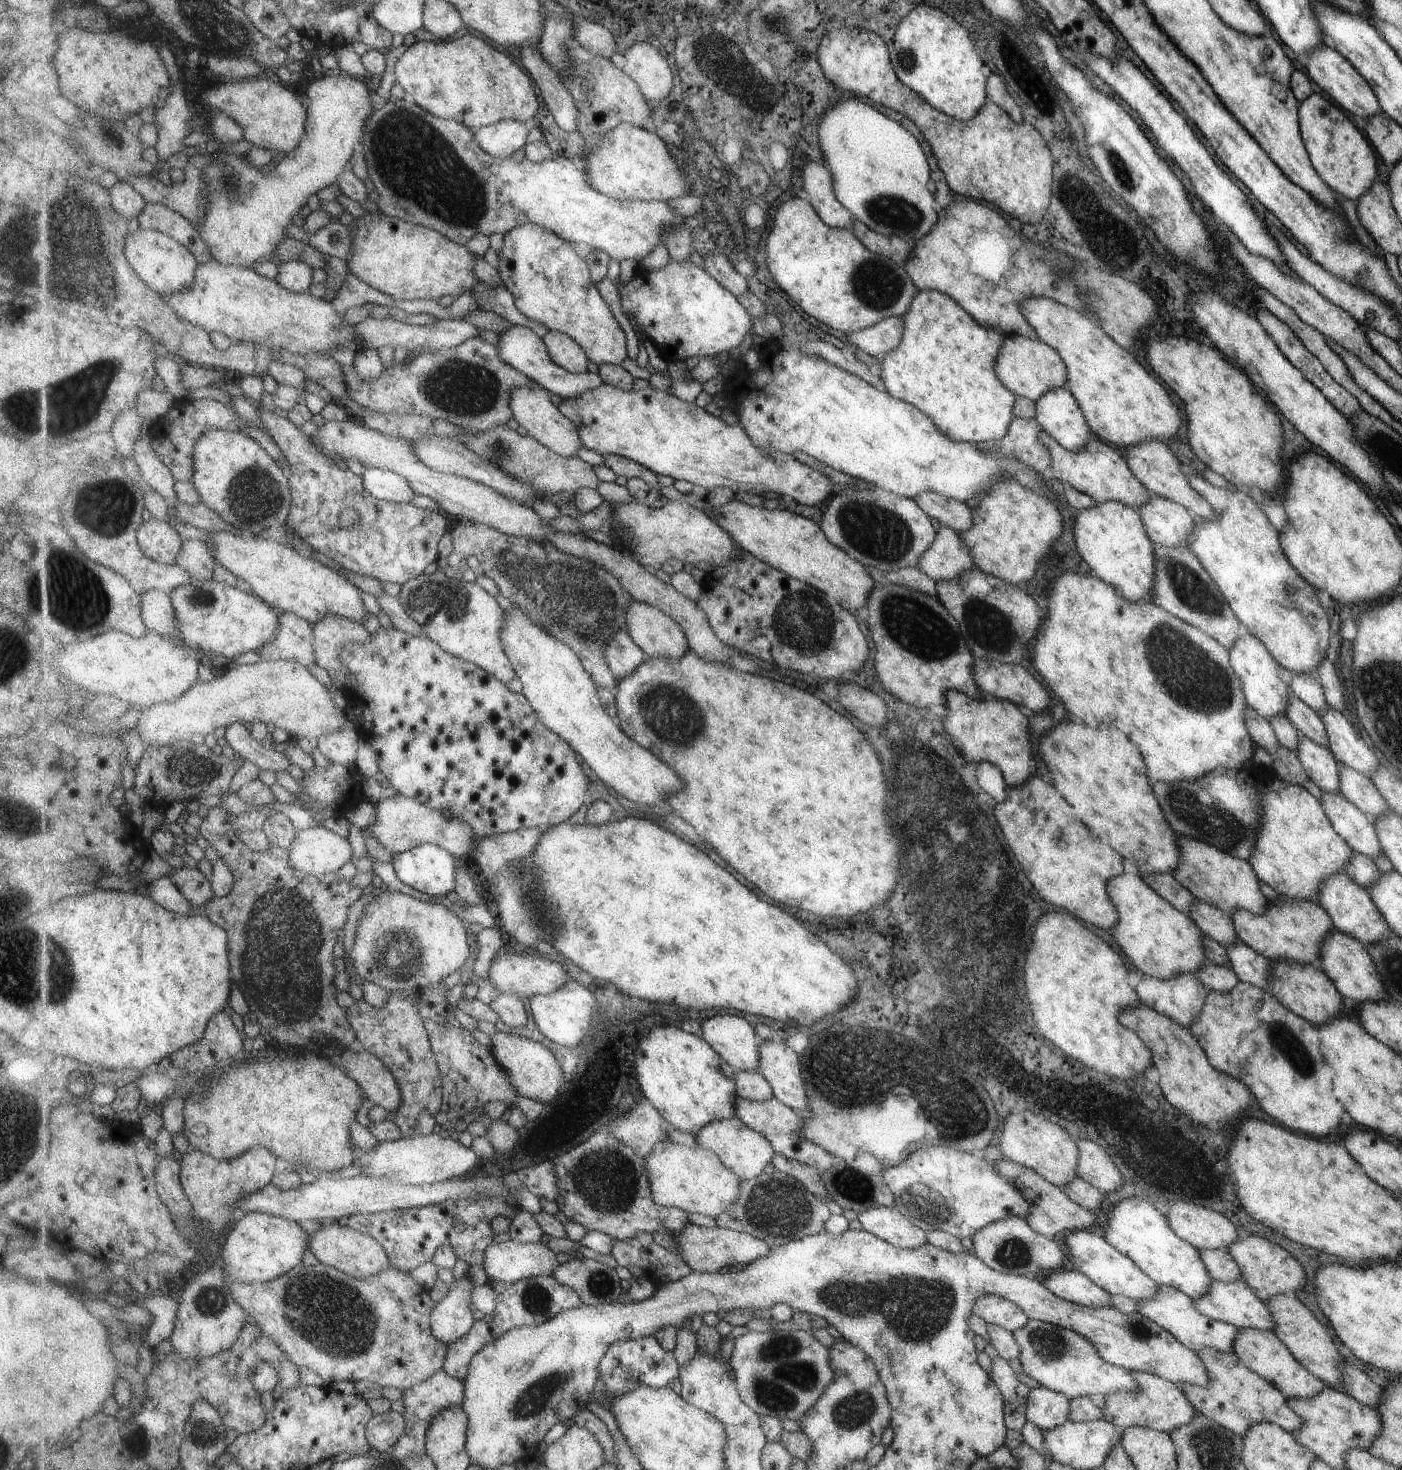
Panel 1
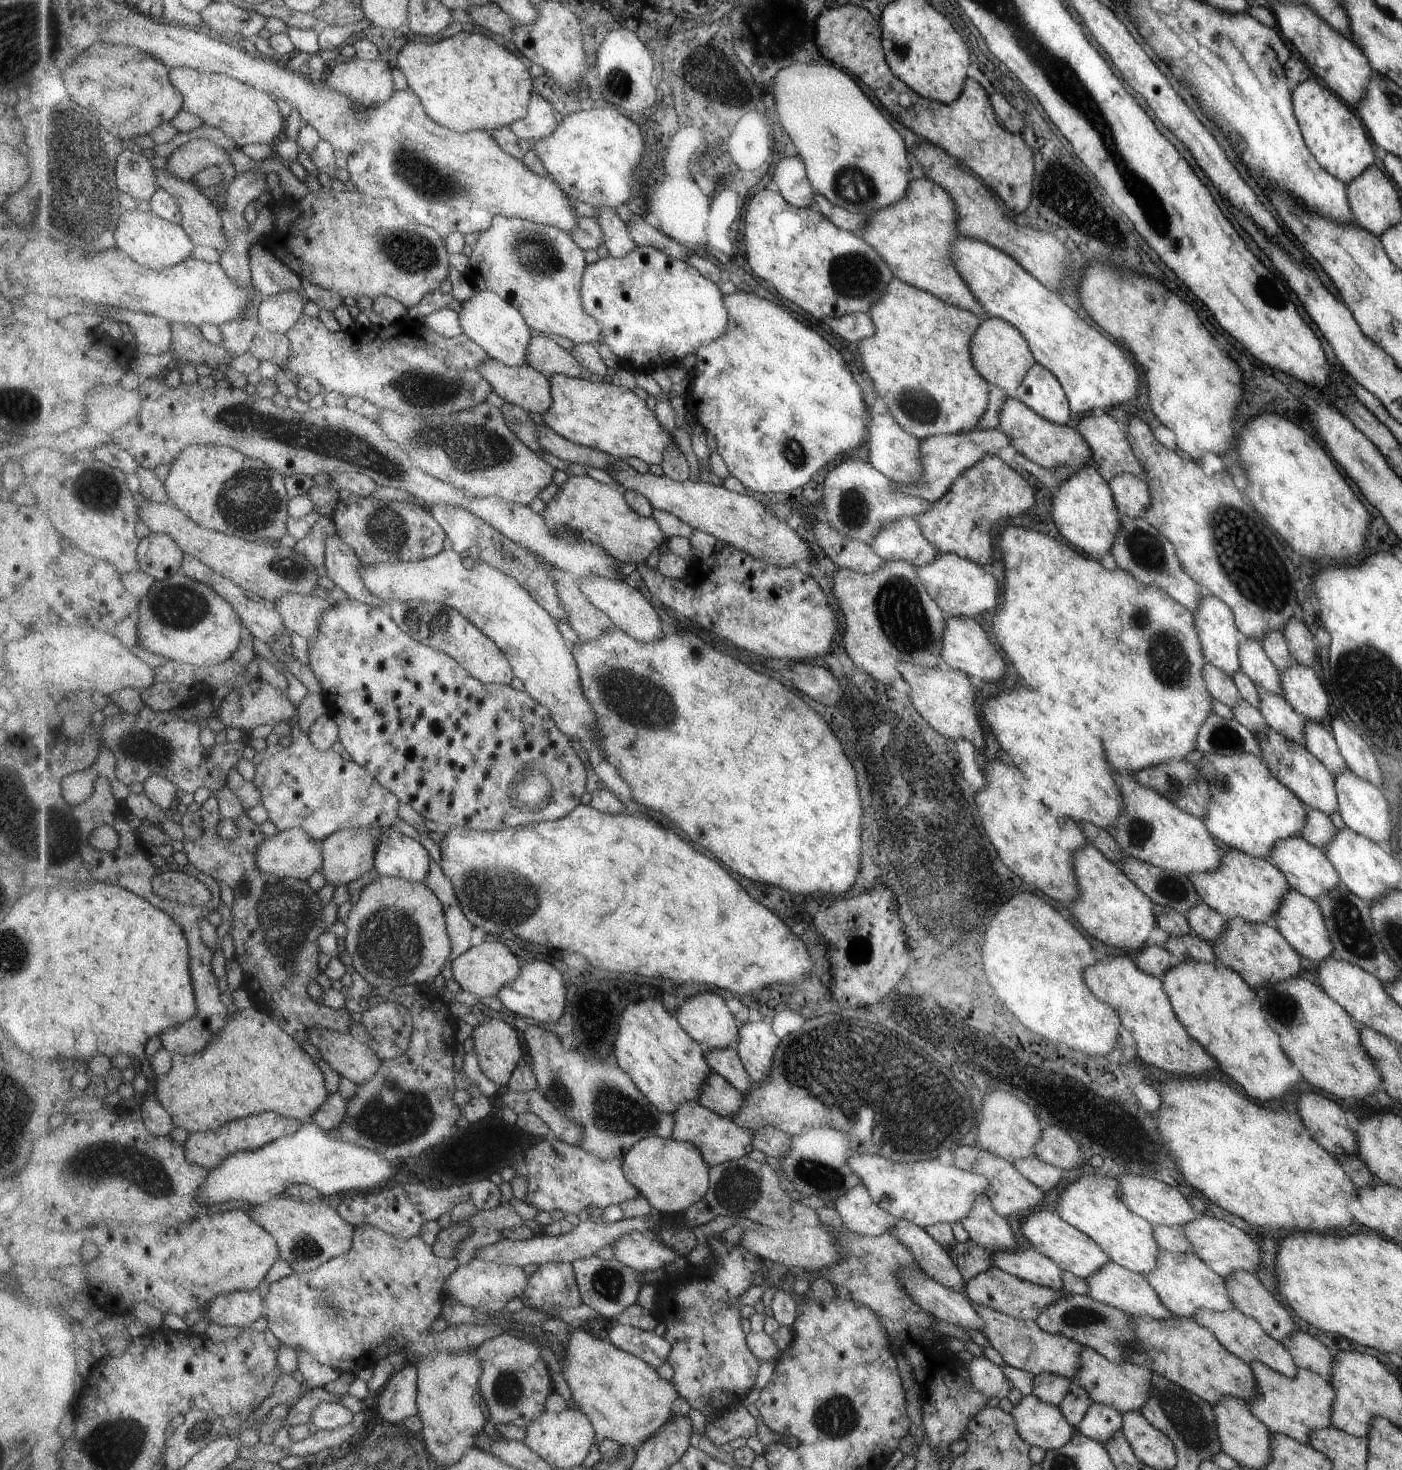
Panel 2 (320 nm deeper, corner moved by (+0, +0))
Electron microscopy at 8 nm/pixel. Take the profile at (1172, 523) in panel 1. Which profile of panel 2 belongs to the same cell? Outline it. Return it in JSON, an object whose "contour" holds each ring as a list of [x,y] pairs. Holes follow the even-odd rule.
{"contour":[[[1119,473],[1113,475],[1108,484],[1121,516],[1142,516],[1142,512],[1150,504],[1149,488],[1144,479],[1129,473]]]}

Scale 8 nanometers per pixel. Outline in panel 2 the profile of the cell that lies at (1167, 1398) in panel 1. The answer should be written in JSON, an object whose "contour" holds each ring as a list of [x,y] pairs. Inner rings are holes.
{"contour":[[[1086,1346],[1079,1351],[1080,1363],[1076,1373],[1072,1376],[1073,1382],[1090,1396],[1092,1401],[1099,1401],[1115,1407],[1121,1414],[1127,1411],[1139,1411],[1150,1389],[1150,1373],[1145,1367],[1128,1363],[1127,1361],[1108,1361],[1106,1357]]]}

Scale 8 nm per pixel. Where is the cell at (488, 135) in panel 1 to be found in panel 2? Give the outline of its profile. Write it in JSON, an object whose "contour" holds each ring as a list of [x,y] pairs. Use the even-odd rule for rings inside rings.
{"contour":[[[535,93],[530,102],[528,115],[511,123],[509,129],[518,138],[532,143],[551,136],[558,125],[553,104],[541,94]]]}

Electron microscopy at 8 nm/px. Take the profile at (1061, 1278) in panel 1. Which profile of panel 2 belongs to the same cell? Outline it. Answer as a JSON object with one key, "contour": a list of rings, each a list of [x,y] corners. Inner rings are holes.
{"contour":[[[1032,1248],[997,1251],[992,1256],[992,1266],[1036,1285],[1063,1289],[1060,1268],[1052,1260],[1035,1252]]]}

